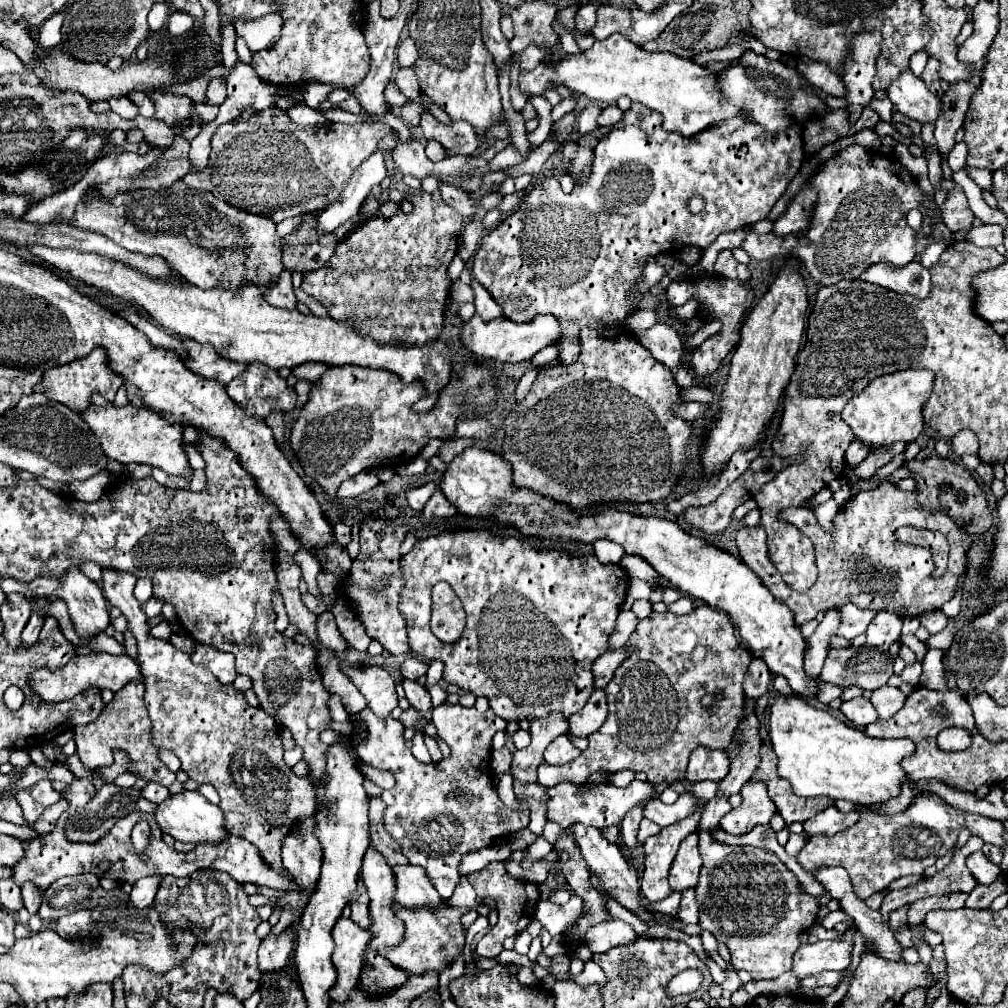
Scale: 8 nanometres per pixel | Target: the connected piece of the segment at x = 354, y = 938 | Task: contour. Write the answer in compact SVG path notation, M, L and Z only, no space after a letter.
M345 917L335 923L331 935L335 941L335 953L331 961L337 969L337 981L335 987L331 987L329 995L333 1001L343 1003L359 983L361 953L367 947L371 935L367 935L367 929L361 929L357 923Z

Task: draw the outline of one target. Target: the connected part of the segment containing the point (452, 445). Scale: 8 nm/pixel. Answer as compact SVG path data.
M447 439L437 455L441 457L441 461L451 463L453 457L461 455L467 447L473 447L473 439Z

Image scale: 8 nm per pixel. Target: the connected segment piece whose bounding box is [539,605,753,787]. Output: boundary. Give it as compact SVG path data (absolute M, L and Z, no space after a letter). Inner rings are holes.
M697 605L695 611L687 615L673 613L651 613L647 619L639 621L639 627L633 631L627 641L631 649L625 661L617 667L611 683L605 687L609 717L603 727L587 737L589 747L575 761L563 767L547 767L543 763L539 767L539 783L545 787L555 787L561 781L585 783L591 773L605 771L617 773L623 769L643 771L651 783L679 783L685 777L689 755L695 747L707 749L727 749L737 725L745 713L745 697L743 697L743 677L753 659L753 655L743 647L735 637L733 623L727 613L711 609L707 605ZM703 695L721 695L721 705L703 707Z

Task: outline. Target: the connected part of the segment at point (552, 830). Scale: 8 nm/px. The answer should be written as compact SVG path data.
M547 820L543 830L543 837L553 846L559 837L561 827L557 823Z

